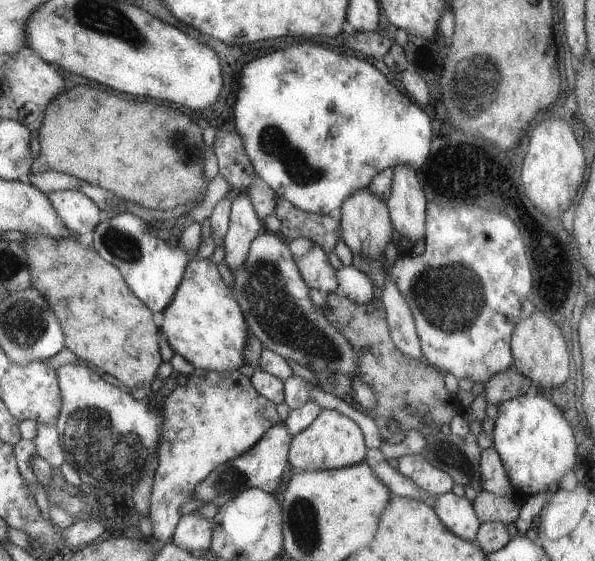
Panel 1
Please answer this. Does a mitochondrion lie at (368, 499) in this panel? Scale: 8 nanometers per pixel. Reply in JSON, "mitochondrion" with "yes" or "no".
{"mitochondrion":"no"}

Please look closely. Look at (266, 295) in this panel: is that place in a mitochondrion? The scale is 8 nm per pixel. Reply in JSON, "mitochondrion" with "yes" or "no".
{"mitochondrion":"yes"}

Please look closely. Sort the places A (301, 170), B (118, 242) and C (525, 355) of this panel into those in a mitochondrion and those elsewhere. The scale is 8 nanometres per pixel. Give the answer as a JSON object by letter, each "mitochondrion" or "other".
{"A":"mitochondrion","B":"mitochondrion","C":"other"}

